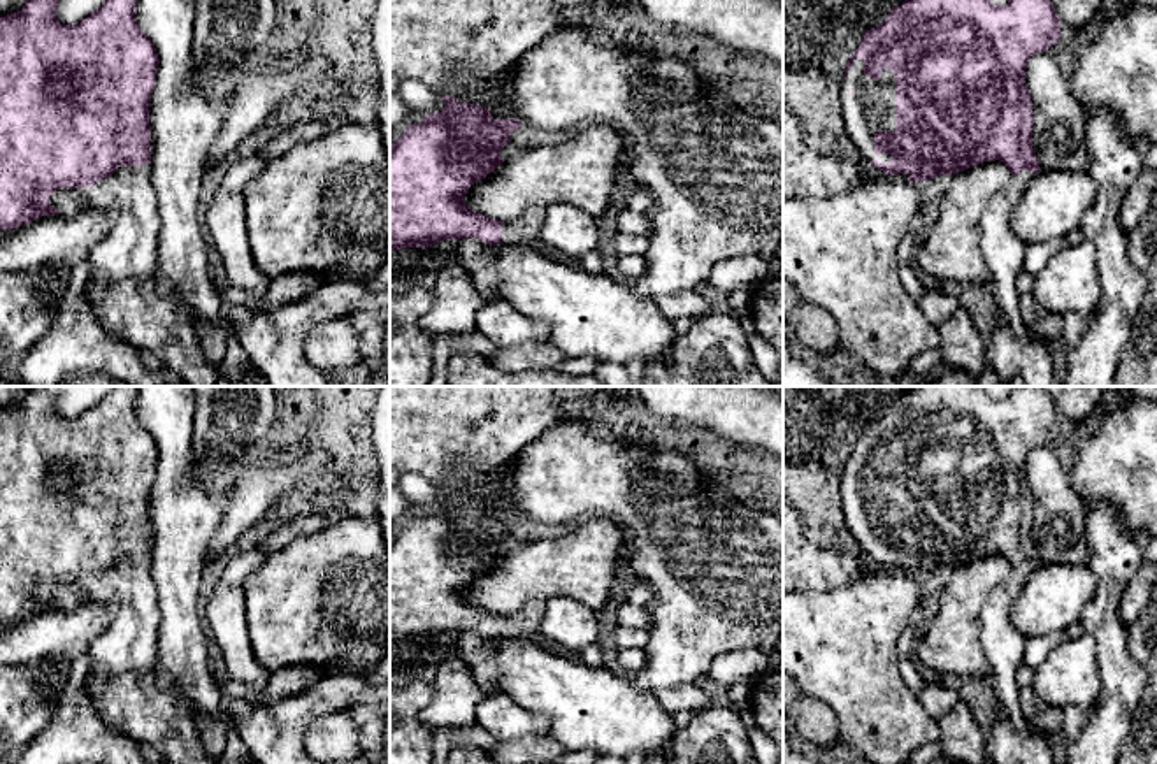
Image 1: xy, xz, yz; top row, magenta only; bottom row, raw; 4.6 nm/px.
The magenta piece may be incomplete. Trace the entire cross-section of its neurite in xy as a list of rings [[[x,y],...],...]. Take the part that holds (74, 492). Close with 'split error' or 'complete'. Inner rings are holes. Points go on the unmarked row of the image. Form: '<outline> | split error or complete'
[[[30,386],[19,406],[0,411],[0,623],[11,623],[26,618],[42,609],[74,611],[84,602],[98,606],[112,604],[114,616],[111,623],[91,639],[86,653],[91,657],[91,671],[88,676],[88,690],[93,696],[104,722],[118,734],[128,736],[153,752],[165,764],[216,764],[205,752],[202,731],[193,713],[183,706],[174,690],[160,687],[160,606],[156,587],[151,576],[151,522],[149,495],[156,476],[156,462],[160,458],[158,446],[149,430],[135,414],[135,399],[139,386],[116,386],[98,404],[90,407],[77,418],[61,418],[56,411],[60,386]]] | split error

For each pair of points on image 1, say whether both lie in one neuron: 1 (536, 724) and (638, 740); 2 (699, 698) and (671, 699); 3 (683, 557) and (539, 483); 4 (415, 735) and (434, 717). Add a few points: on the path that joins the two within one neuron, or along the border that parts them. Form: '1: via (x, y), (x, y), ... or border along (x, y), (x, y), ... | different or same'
1: border along (515, 703), (541, 713), (550, 722), (552, 731) | different
2: via (692, 698), (678, 699) | same
3: via (648, 522), (610, 483), (574, 483) | same
4: border along (431, 684), (431, 701), (418, 717), (432, 738) | different

